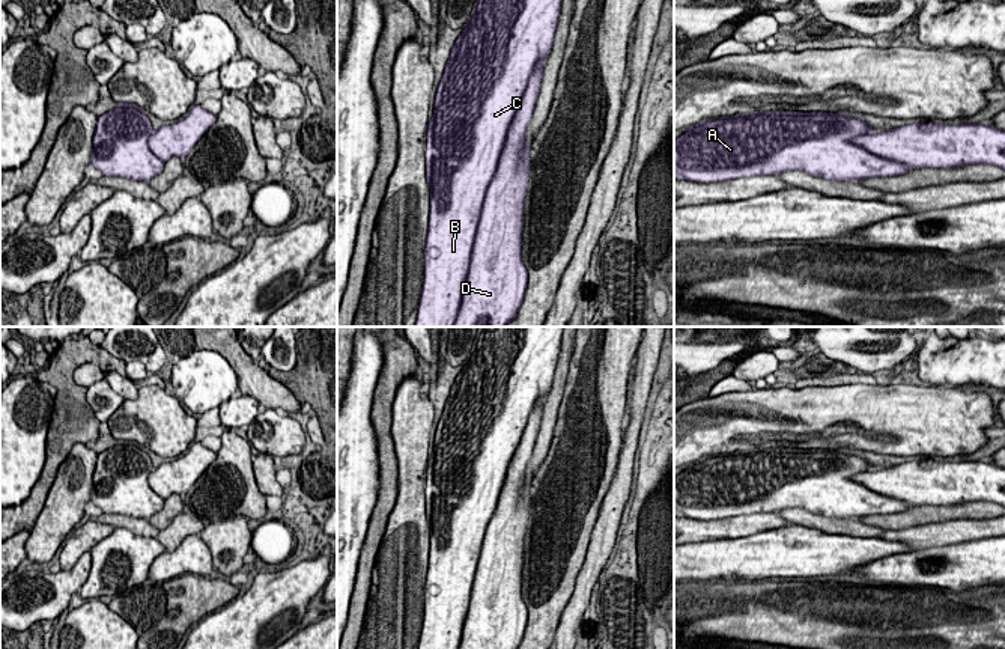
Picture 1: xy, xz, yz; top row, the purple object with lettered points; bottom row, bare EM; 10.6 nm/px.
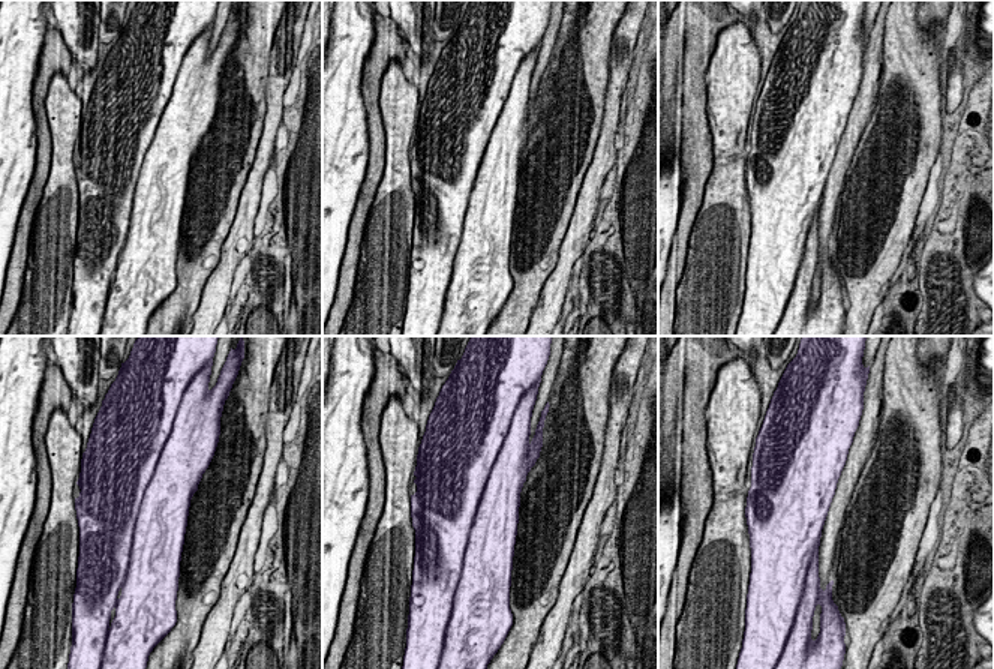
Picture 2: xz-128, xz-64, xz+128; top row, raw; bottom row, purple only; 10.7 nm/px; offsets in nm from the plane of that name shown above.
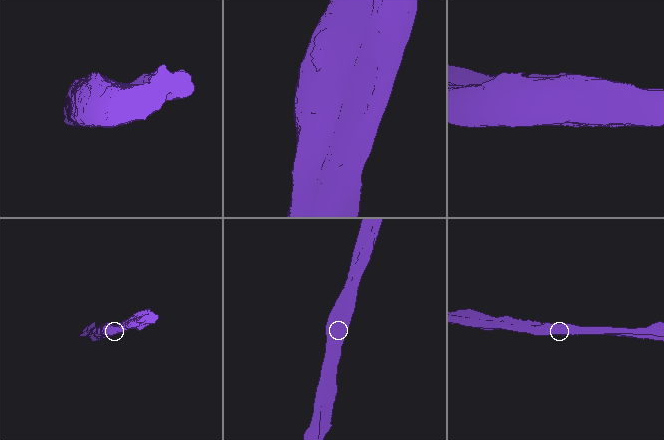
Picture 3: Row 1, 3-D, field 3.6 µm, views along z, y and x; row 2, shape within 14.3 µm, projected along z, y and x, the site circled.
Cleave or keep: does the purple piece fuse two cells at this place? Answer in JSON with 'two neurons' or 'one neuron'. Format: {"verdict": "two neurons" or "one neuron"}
{"verdict": "two neurons"}

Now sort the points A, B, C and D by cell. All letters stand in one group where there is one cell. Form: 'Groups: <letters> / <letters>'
Groups: A B C / D

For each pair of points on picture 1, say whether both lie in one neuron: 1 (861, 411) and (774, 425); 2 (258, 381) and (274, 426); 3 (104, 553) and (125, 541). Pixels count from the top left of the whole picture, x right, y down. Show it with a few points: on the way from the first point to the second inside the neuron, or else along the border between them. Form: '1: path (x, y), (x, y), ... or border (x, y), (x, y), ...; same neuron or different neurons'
1: path (840, 411), (795, 423); same neuron
2: border (268, 407), (274, 410); different neurons
3: path (109, 550), (121, 545); same neuron

